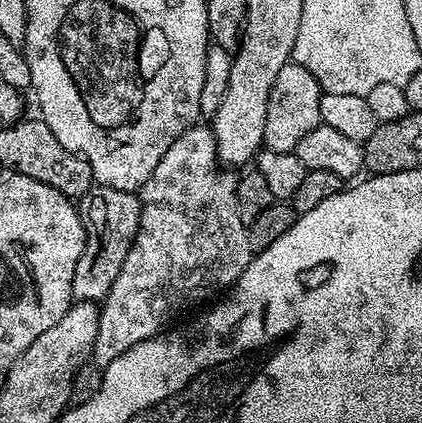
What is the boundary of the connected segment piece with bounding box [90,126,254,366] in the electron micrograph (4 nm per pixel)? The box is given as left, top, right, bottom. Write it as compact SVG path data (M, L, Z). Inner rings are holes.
M200 127L187 128L172 143L170 150L162 154L162 162L154 166L151 178L139 189L140 225L132 249L126 254L122 270L110 286L100 308L98 332L90 357L91 363L97 366L114 362L114 358L118 358L118 354L126 354L130 346L138 346L138 342L157 335L161 331L159 328L170 323L183 308L188 308L215 292L223 293L231 289L252 260L254 251L248 241L247 227L238 210L236 176L228 173L231 171L218 167L216 139L211 127Z

